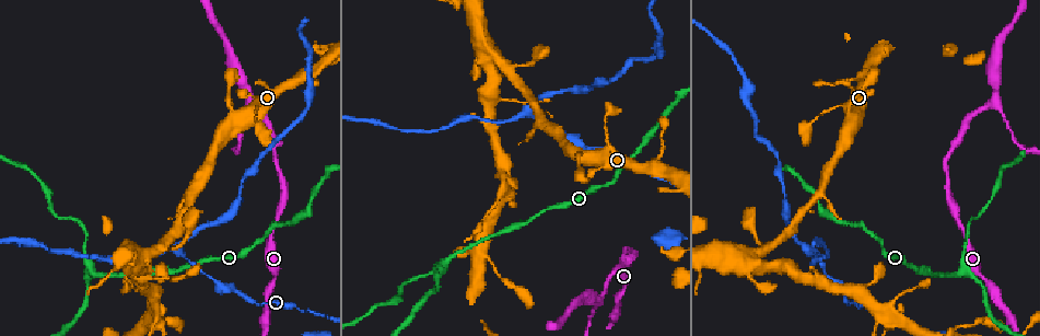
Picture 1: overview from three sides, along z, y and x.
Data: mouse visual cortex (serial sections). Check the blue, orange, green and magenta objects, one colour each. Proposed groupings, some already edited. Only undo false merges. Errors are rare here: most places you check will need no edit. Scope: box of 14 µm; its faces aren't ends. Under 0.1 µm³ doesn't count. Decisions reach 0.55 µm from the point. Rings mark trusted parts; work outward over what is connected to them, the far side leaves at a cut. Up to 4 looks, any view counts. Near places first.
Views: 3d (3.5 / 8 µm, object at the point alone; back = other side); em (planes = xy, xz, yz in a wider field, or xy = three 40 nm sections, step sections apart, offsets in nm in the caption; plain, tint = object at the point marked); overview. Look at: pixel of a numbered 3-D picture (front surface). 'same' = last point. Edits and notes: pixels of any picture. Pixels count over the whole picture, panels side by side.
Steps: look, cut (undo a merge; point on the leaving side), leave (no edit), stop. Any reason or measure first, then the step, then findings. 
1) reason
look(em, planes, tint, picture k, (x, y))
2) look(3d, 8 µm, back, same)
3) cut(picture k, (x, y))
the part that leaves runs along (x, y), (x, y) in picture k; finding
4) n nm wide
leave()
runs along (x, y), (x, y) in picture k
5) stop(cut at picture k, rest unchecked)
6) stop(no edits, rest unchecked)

branch point
look(3d, 3.5 µm, back, picture 1, (442, 270))

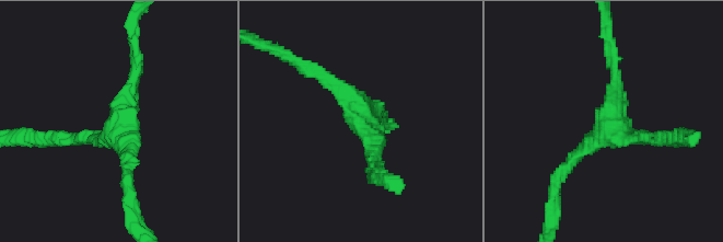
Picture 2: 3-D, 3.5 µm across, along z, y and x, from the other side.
leave()
runs along (68, 141), (115, 131), (135, 57) in picture 2; one cell here

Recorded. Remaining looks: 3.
look(3d, 8 µm, back, picture 1, (848, 114))

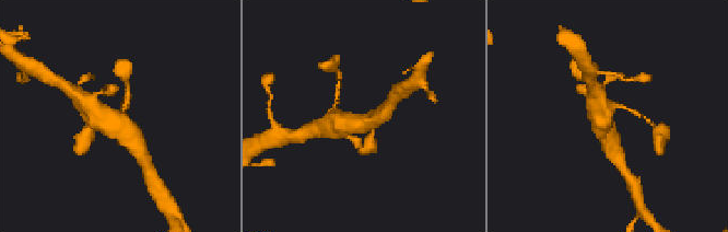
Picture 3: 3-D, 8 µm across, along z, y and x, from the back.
need the tissue
look(em, xy, step 5, tint, picture 3, (121, 116))

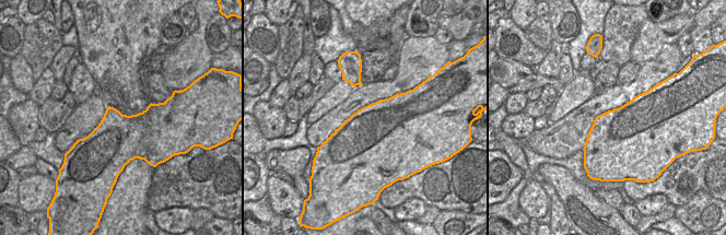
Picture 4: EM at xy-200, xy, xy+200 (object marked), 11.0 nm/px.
750 nm wide
leave()
runs along (89, 105), (136, 143) in picture 3; all the same cell

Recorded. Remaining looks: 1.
stop(no edits, rest unchecked)

